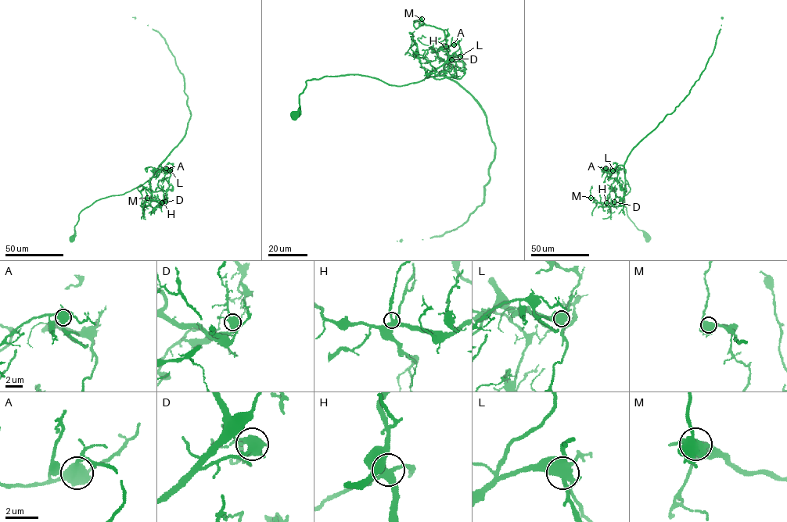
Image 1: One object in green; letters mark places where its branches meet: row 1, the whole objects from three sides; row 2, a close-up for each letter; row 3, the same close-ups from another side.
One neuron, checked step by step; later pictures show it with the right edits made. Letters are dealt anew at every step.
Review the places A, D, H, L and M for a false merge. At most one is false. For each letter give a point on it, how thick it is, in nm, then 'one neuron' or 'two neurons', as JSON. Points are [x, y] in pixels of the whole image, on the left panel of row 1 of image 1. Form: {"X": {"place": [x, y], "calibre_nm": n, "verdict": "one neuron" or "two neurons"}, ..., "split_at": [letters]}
{"A": {"place": [166, 168], "calibre_nm": 500, "verdict": "one neuron"}, "D": {"place": [165, 202], "calibre_nm": 500, "verdict": "one neuron"}, "H": {"place": [162, 202], "calibre_nm": 400, "verdict": "one neuron"}, "L": {"place": [170, 170], "calibre_nm": 650, "verdict": "one neuron"}, "M": {"place": [147, 198], "calibre_nm": 550, "verdict": "one neuron"}, "split_at": []}

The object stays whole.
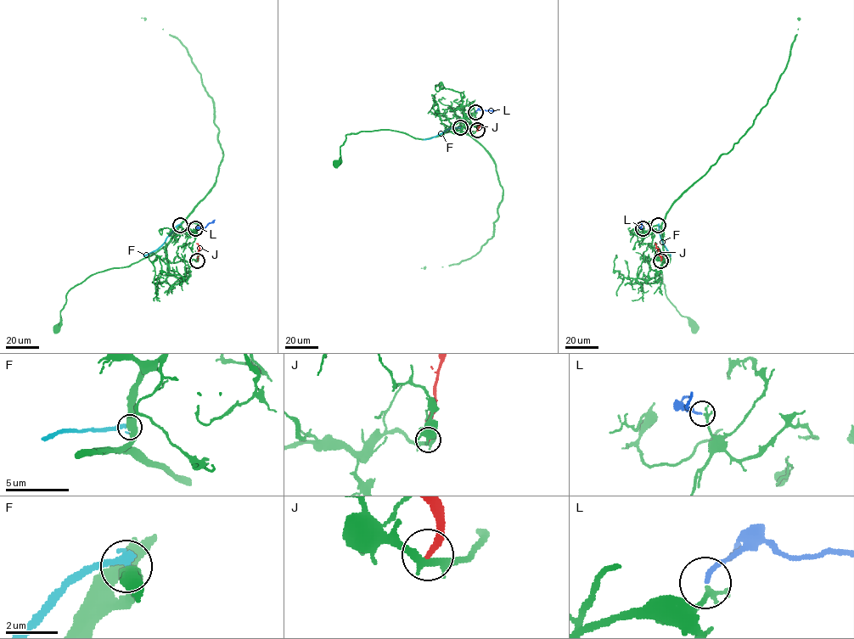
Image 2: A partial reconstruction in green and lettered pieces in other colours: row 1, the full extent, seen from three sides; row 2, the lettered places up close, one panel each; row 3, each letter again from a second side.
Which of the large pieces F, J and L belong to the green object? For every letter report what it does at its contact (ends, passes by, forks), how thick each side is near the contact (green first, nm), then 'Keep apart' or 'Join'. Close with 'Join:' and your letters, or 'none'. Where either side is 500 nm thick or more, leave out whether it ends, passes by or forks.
F: It ends there. Thickness 480 nm (green) against 320 nm. Keep apart
J: It ends there. Thickness 240 nm (green) against 240 nm. Keep apart
L: It ends there. Thickness 180 nm (green) against 160 nm. Join
Join: L

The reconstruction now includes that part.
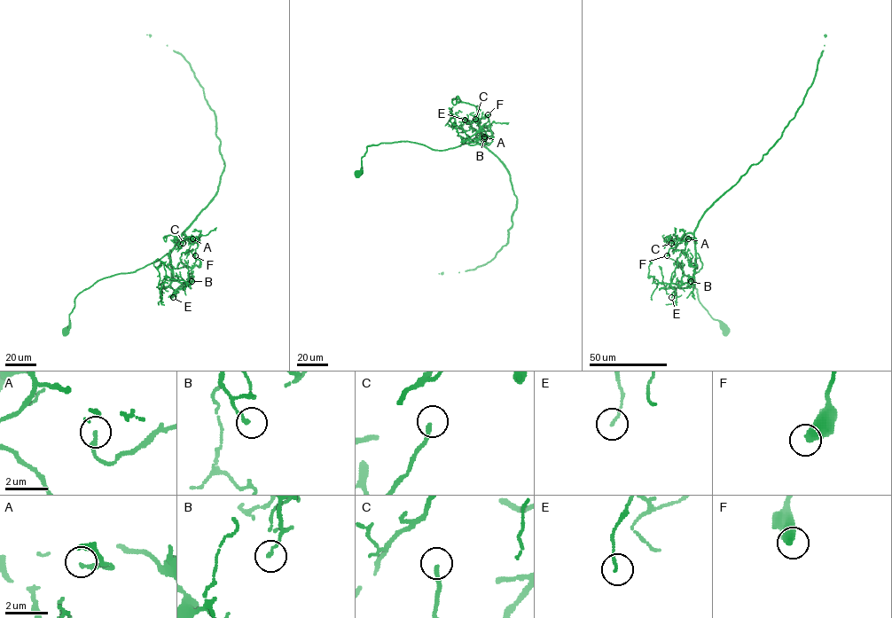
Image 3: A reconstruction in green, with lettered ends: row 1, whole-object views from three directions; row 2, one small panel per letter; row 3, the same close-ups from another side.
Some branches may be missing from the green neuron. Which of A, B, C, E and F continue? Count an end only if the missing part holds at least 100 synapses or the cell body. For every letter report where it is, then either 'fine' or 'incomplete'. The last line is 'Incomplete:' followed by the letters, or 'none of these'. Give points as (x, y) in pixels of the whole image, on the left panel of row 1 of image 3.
A: at (192, 238); fine
B: at (191, 281); fine
C: at (183, 243); fine
E: at (173, 297); fine
F: at (195, 255); fine
Incomplete: none of these

